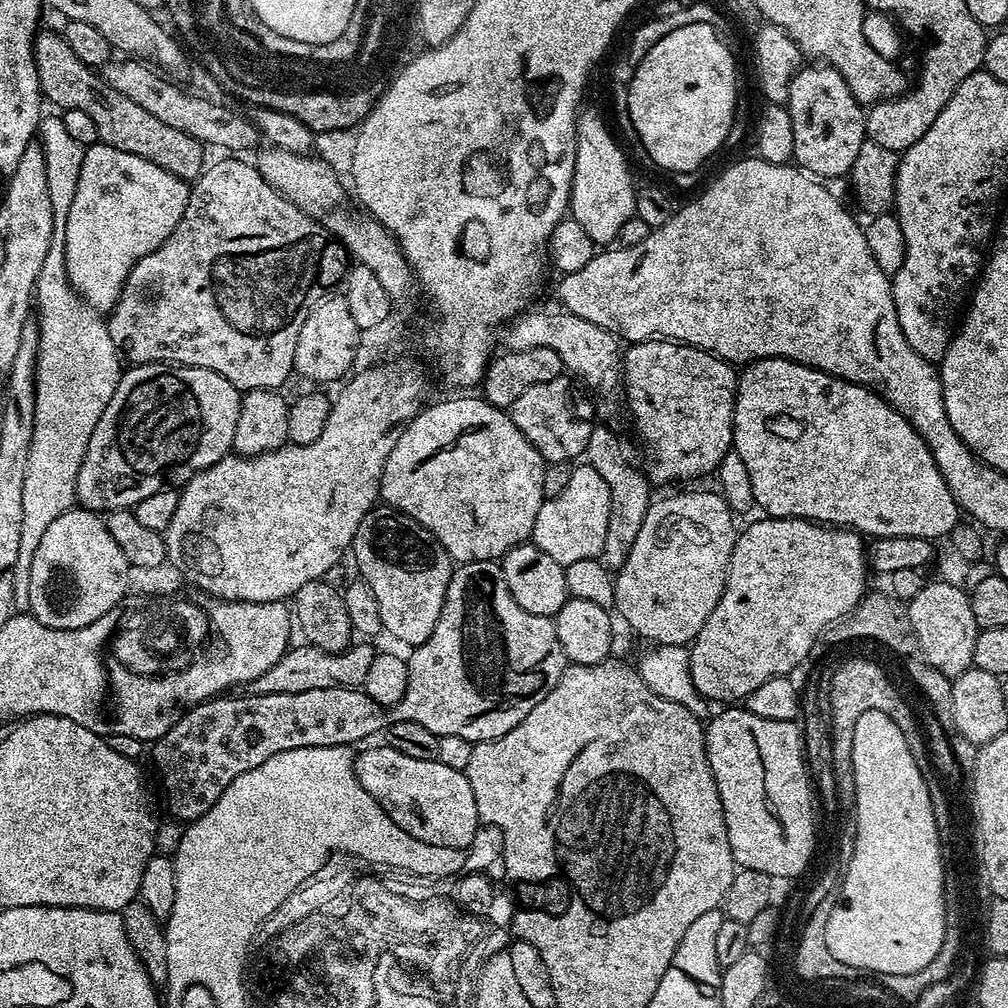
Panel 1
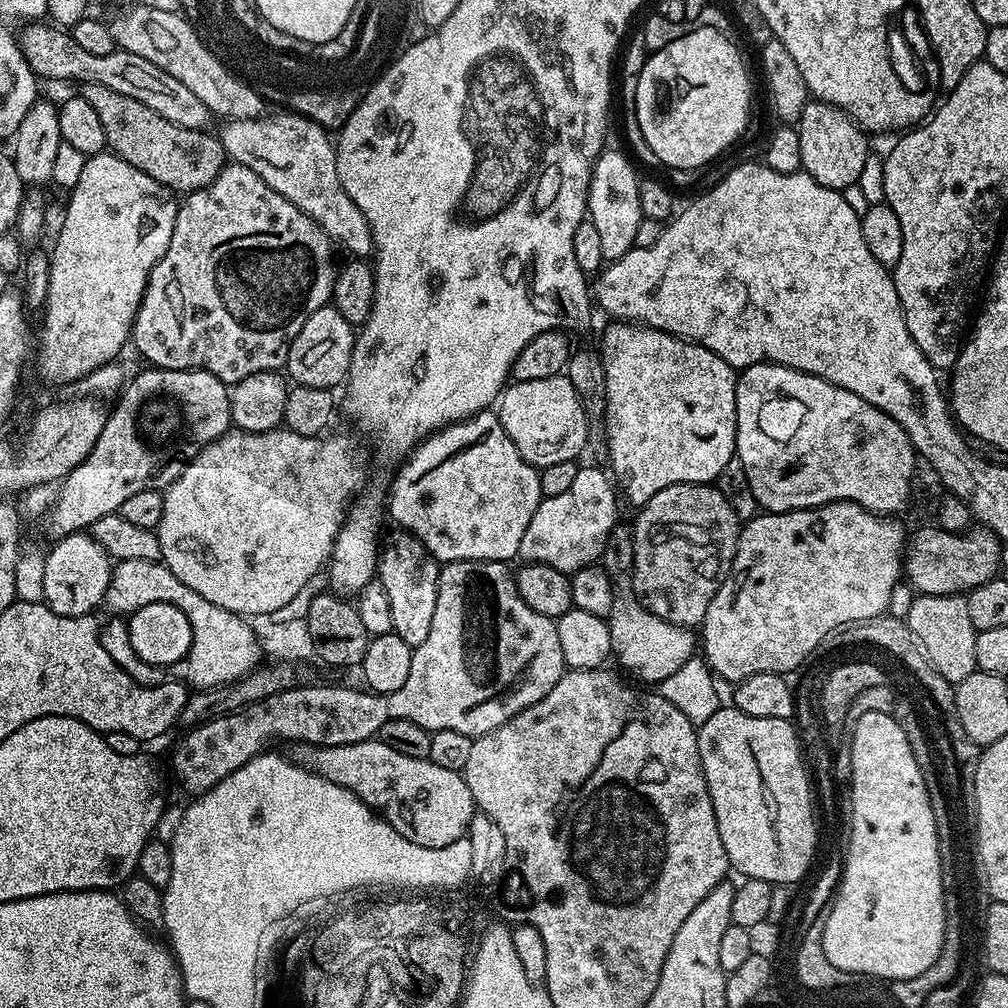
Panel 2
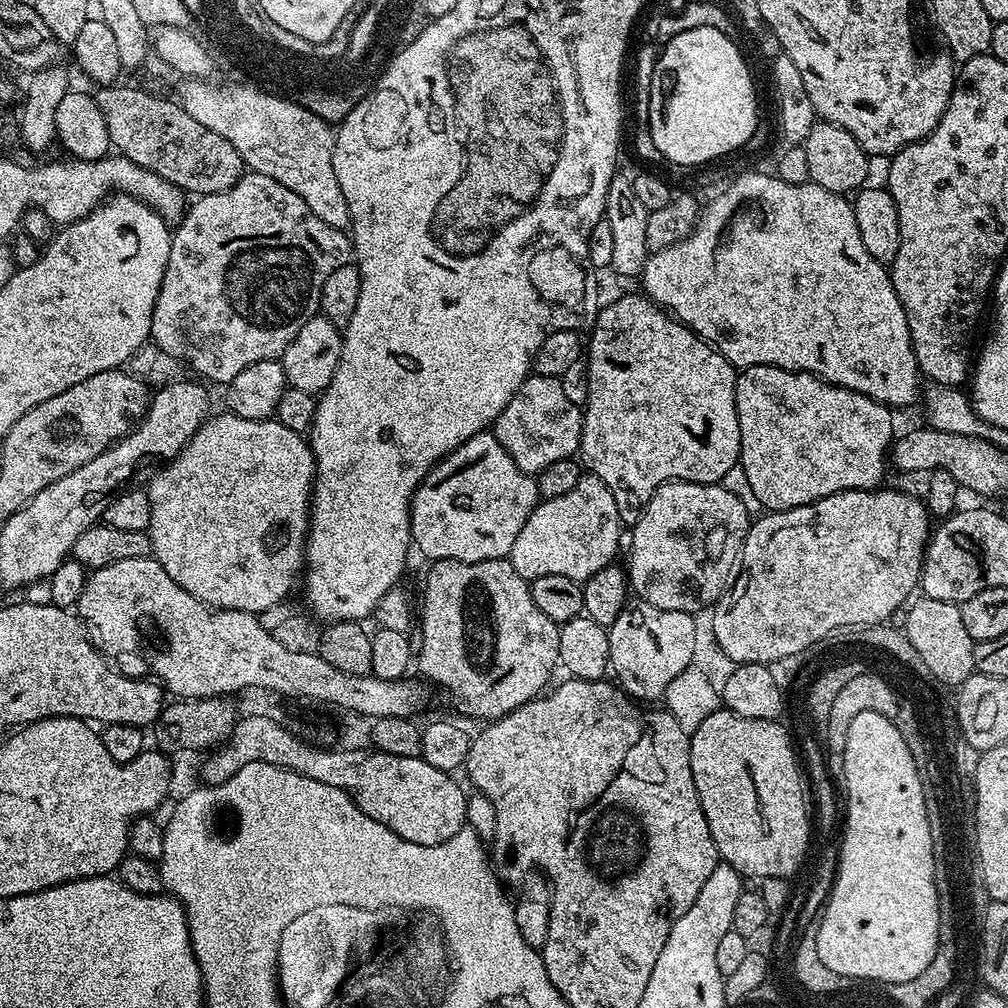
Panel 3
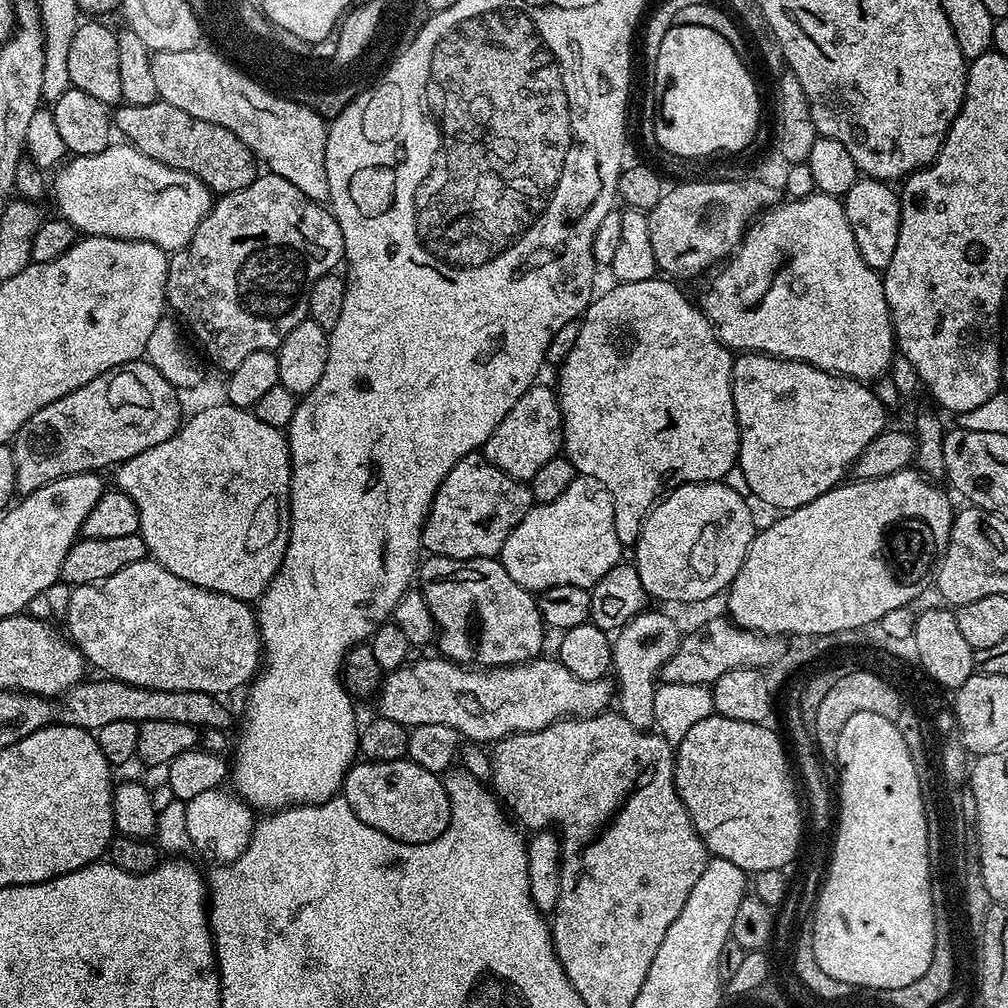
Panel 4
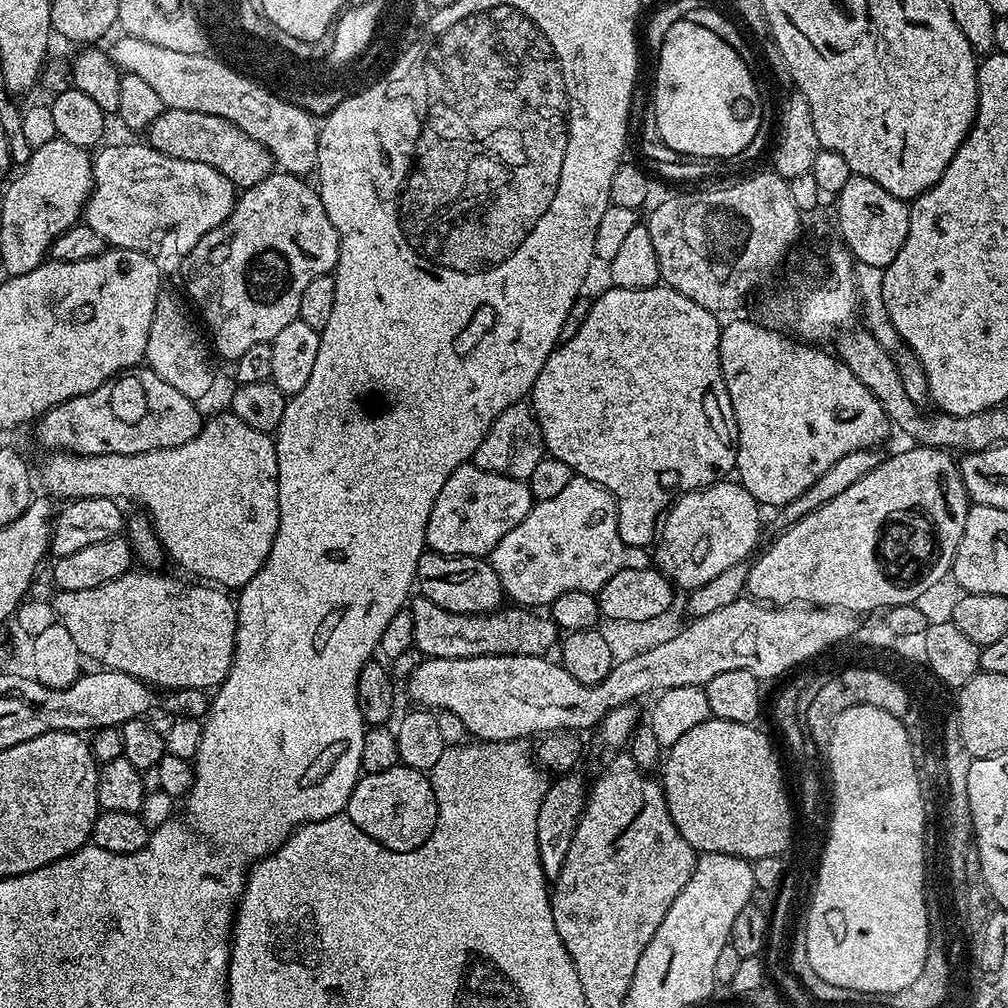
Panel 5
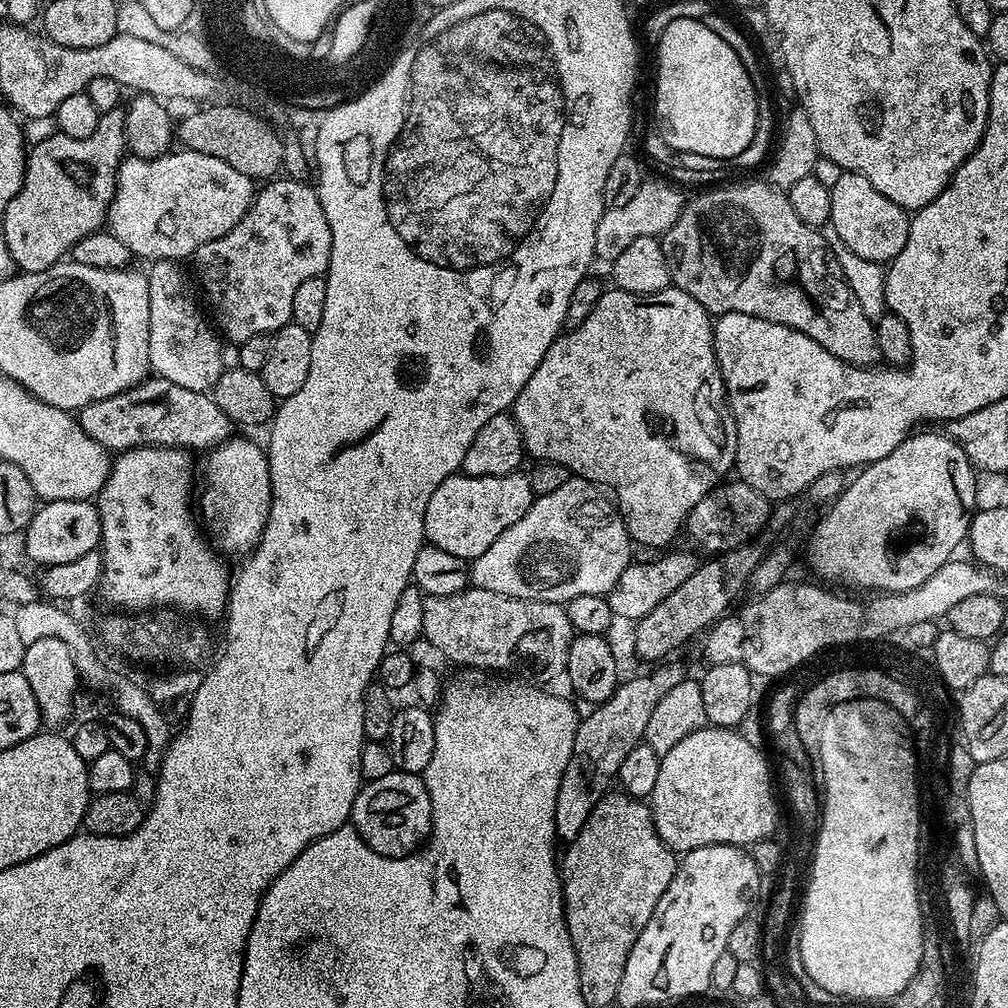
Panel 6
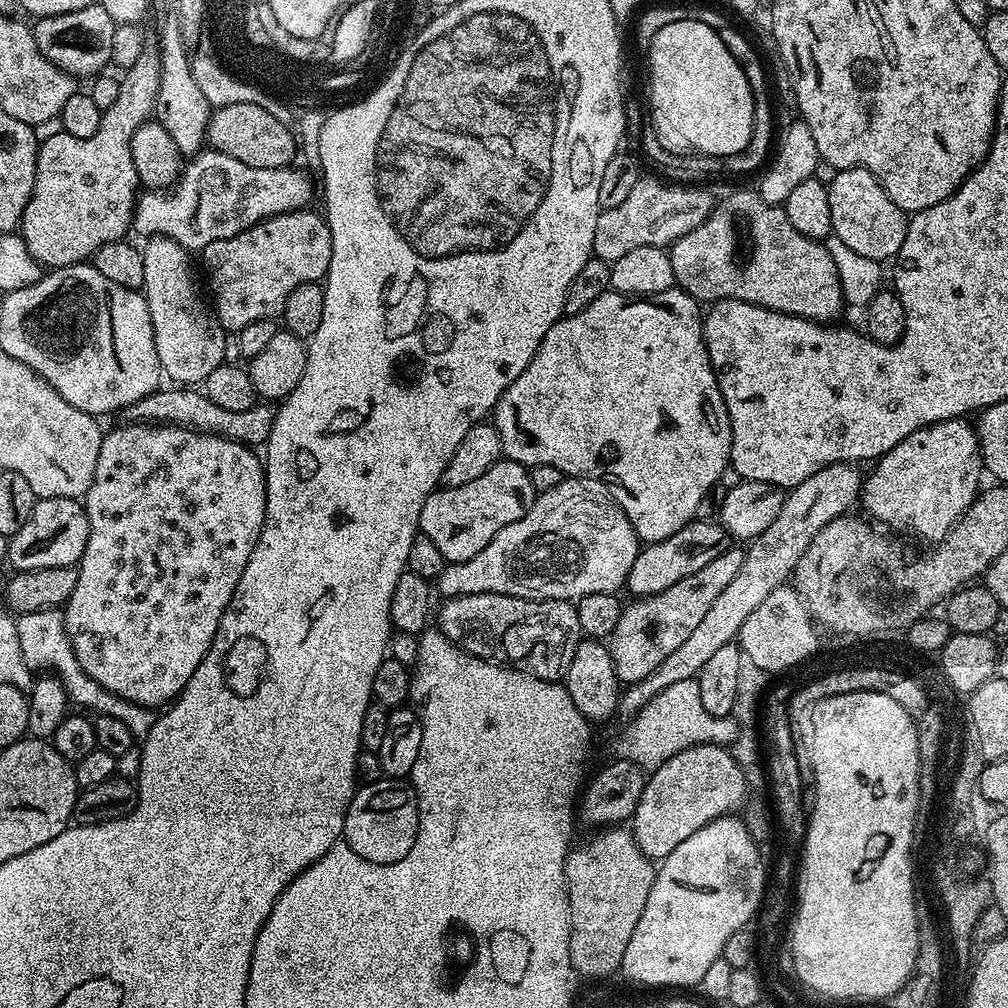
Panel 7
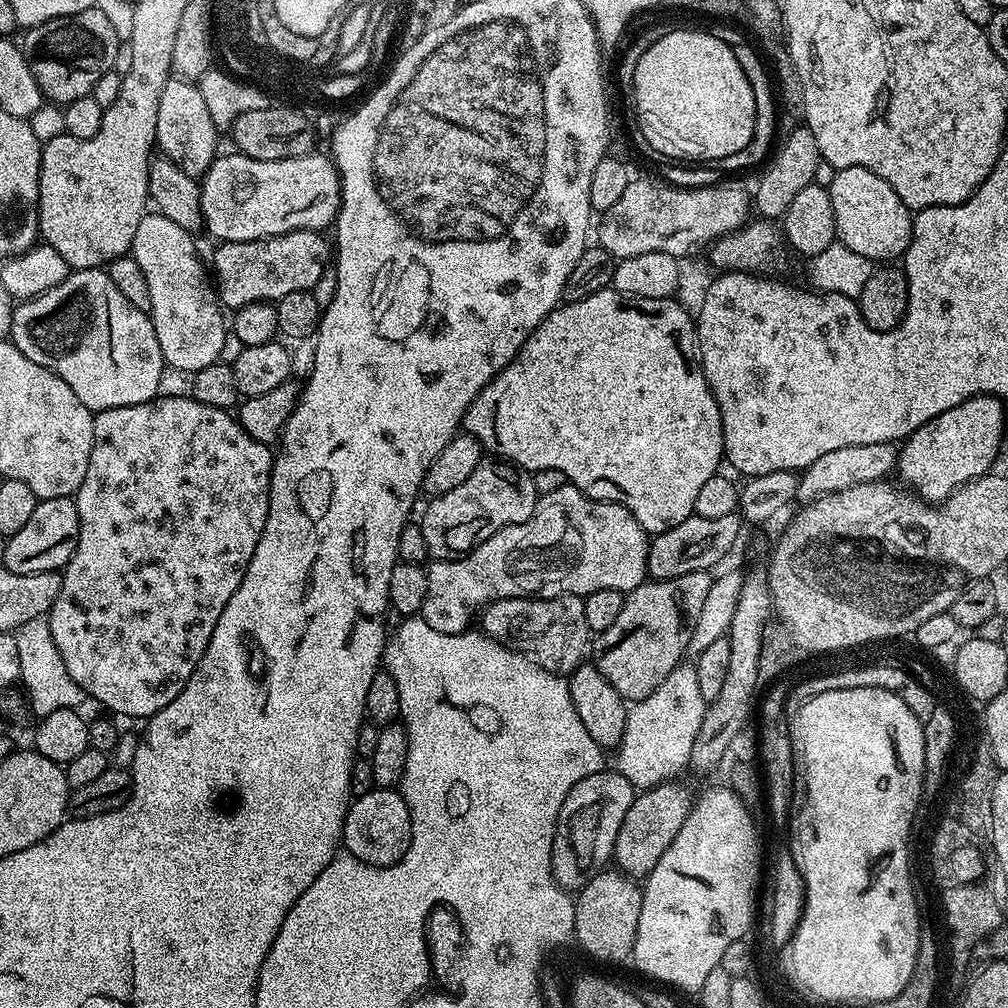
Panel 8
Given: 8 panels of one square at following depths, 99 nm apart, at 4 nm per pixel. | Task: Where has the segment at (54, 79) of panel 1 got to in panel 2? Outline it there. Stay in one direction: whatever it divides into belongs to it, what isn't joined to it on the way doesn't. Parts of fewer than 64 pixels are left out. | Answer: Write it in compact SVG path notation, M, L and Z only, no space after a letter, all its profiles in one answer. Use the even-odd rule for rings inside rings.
M85 84L82 94L102 122L102 130L106 130L107 147L116 155L130 162L130 166L138 166L154 182L171 188L173 193L187 194L197 192L206 187L224 169L226 153L215 135L208 130L190 130L182 126L174 126L174 122L166 122L162 114L154 114L150 106L142 106L142 102L134 102L134 98L126 98L126 94L117 94L107 86Z

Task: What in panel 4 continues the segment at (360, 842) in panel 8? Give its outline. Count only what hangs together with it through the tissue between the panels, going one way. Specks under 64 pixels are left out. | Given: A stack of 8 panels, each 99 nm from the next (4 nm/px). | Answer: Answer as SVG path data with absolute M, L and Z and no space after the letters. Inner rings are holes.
M410 759L394 762L356 762L344 776L342 795L374 830L403 844L429 844L448 829L450 798L444 789L443 779L430 770L422 770Z

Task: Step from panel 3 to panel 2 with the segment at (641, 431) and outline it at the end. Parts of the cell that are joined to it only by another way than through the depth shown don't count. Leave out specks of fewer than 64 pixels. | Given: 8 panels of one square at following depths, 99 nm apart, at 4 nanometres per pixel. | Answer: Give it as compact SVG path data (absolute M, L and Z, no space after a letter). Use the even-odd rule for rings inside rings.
M612 322L609 323L609 328L605 330L604 337L601 338L598 344L599 356L601 362L604 364L605 370L605 442L607 444L606 462L610 469L611 475L614 477L615 483L618 485L619 491L635 506L642 506L646 502L650 502L650 498L654 498L654 494L658 494L658 490L666 490L666 486L674 486L675 484L712 484L716 479L723 474L728 468L728 463L733 463L736 454L736 377L738 375L737 369L732 368L722 358L718 358L718 354L714 354L710 350L706 350L701 344L693 344L687 340L680 339L679 336L671 336L669 332L663 332L657 328L648 328L644 324L634 324L631 322Z

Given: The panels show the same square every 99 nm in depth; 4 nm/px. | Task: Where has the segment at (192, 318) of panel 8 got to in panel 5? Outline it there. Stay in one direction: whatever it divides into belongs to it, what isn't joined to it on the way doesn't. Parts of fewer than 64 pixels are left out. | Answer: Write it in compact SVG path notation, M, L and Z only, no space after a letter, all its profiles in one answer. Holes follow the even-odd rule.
M168 290L161 291L160 297L156 299L156 309L154 318L150 322L150 334L146 342L144 360L147 367L156 372L158 378L170 382L170 386L174 386L178 394L186 394L186 398L200 402L203 401L203 396L211 390L216 376L212 373L212 360L208 357L209 345L197 321L195 319L192 321L188 317L188 312L184 309L185 301L181 300L176 296L171 296Z

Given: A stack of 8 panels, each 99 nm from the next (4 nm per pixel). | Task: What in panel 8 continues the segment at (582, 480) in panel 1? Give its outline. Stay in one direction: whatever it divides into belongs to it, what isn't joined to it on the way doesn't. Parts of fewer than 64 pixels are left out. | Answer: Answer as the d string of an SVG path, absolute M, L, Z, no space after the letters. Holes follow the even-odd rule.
M565 486L540 496L534 514L526 522L498 530L486 542L455 560L433 559L426 568L426 602L422 602L419 615L442 634L458 634L469 631L472 608L483 610L496 600L523 596L541 600L555 596L583 598L594 590L618 590L627 594L645 583L649 543L649 533L642 530L628 508L611 504L609 500L592 500L577 488Z

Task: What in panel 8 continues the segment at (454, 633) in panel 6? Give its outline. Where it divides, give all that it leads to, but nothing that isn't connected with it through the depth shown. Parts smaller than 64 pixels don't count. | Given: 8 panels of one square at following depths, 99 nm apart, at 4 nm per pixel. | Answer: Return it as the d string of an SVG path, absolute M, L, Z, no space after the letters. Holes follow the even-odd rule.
M523 596L496 600L483 609L481 616L484 617L479 627L484 635L521 652L551 672L570 674L585 659L584 651L590 648L586 610L583 599L578 596L555 596L545 600Z

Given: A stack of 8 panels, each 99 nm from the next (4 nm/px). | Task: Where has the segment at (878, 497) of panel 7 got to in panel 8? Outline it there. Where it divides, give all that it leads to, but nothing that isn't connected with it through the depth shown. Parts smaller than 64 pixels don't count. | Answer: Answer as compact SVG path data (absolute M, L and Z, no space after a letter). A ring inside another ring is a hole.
M975 396L918 426L898 448L898 473L903 483L921 500L936 504L971 480L989 475L1000 452L1004 407L999 396Z

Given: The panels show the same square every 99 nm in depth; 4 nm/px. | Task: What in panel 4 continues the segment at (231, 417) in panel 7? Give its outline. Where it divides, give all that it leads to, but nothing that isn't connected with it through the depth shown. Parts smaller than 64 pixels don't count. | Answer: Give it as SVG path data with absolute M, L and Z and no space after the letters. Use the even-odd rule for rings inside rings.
M141 358L123 368L106 370L58 402L42 406L11 441L17 493L33 492L58 478L111 469L134 454L142 454L142 450L150 450L150 446L158 446L158 442L166 442L182 423L176 396L177 389Z

